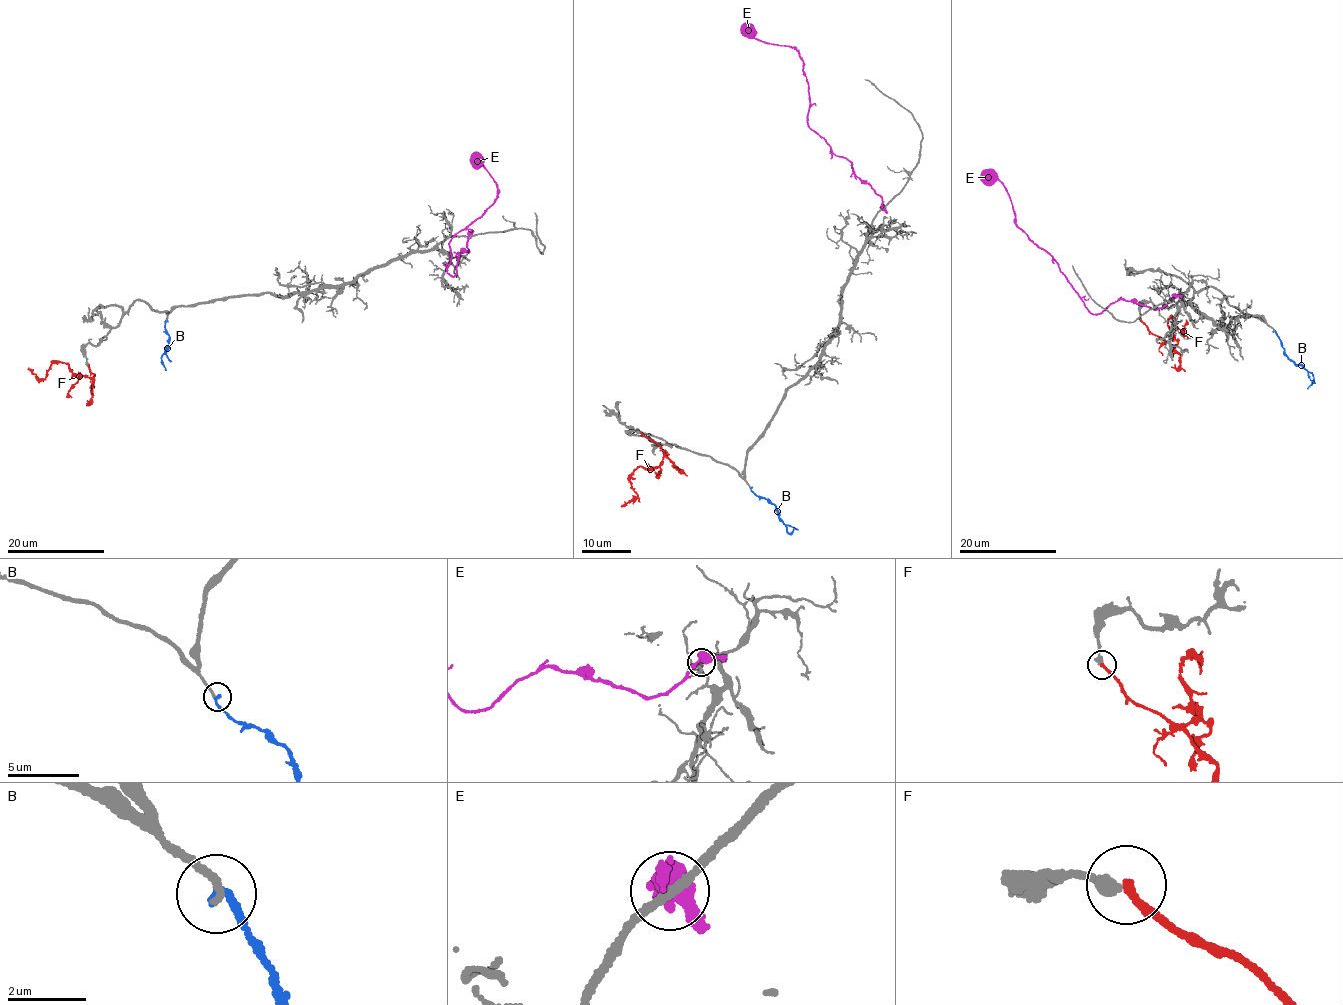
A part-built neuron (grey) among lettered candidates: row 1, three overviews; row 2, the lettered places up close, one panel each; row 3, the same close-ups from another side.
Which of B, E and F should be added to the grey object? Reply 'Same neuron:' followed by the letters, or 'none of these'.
Same neuron: B

